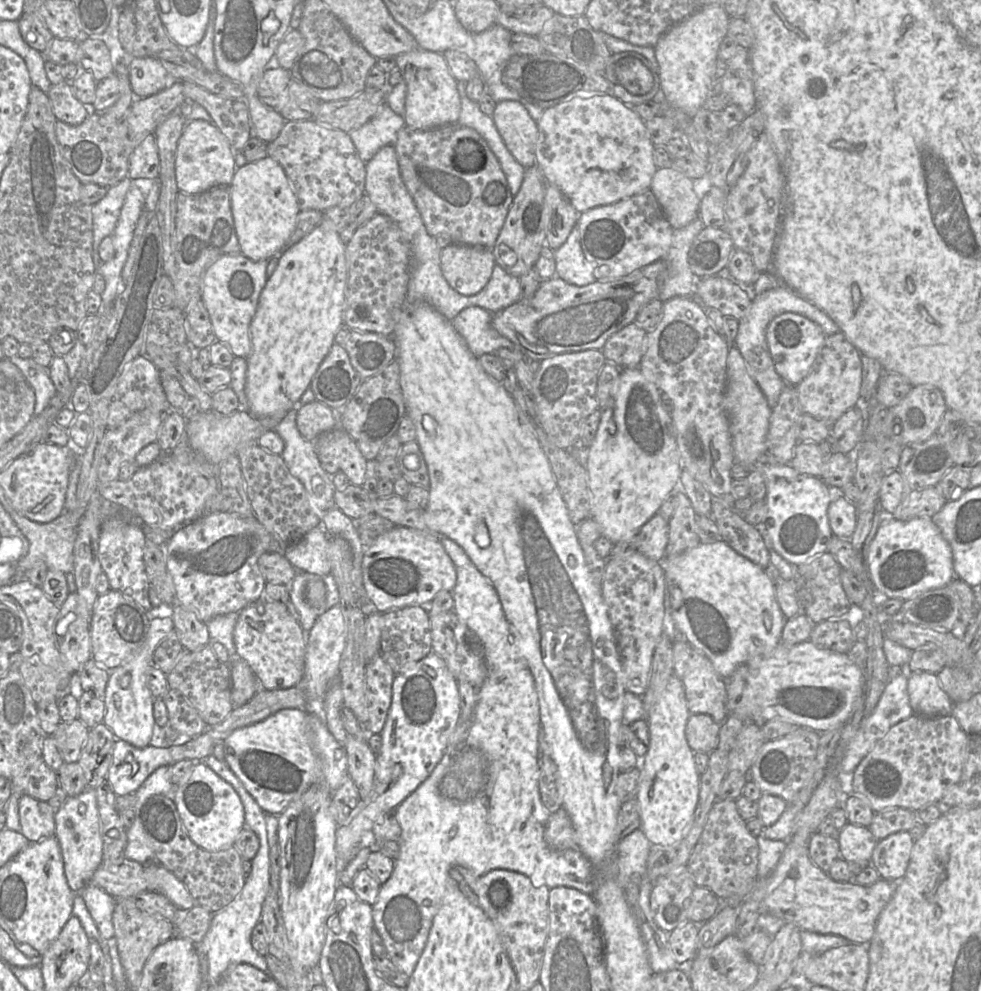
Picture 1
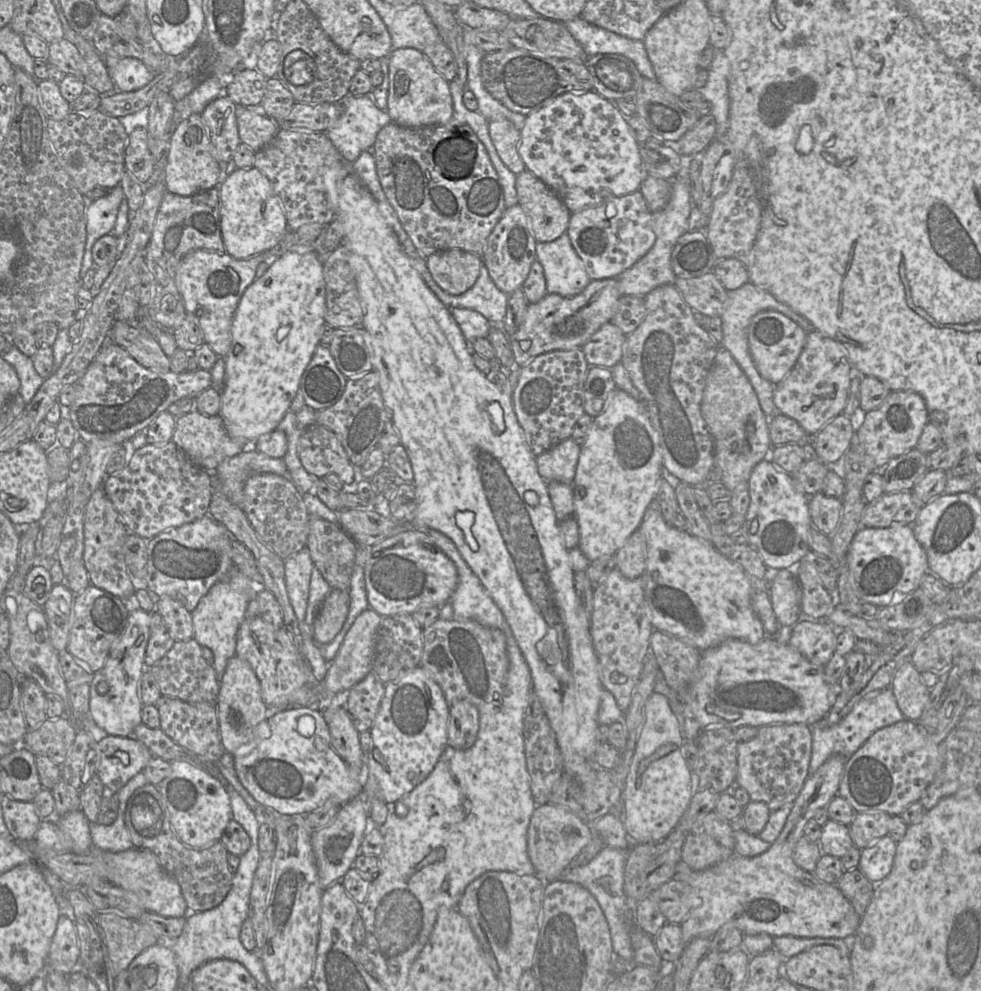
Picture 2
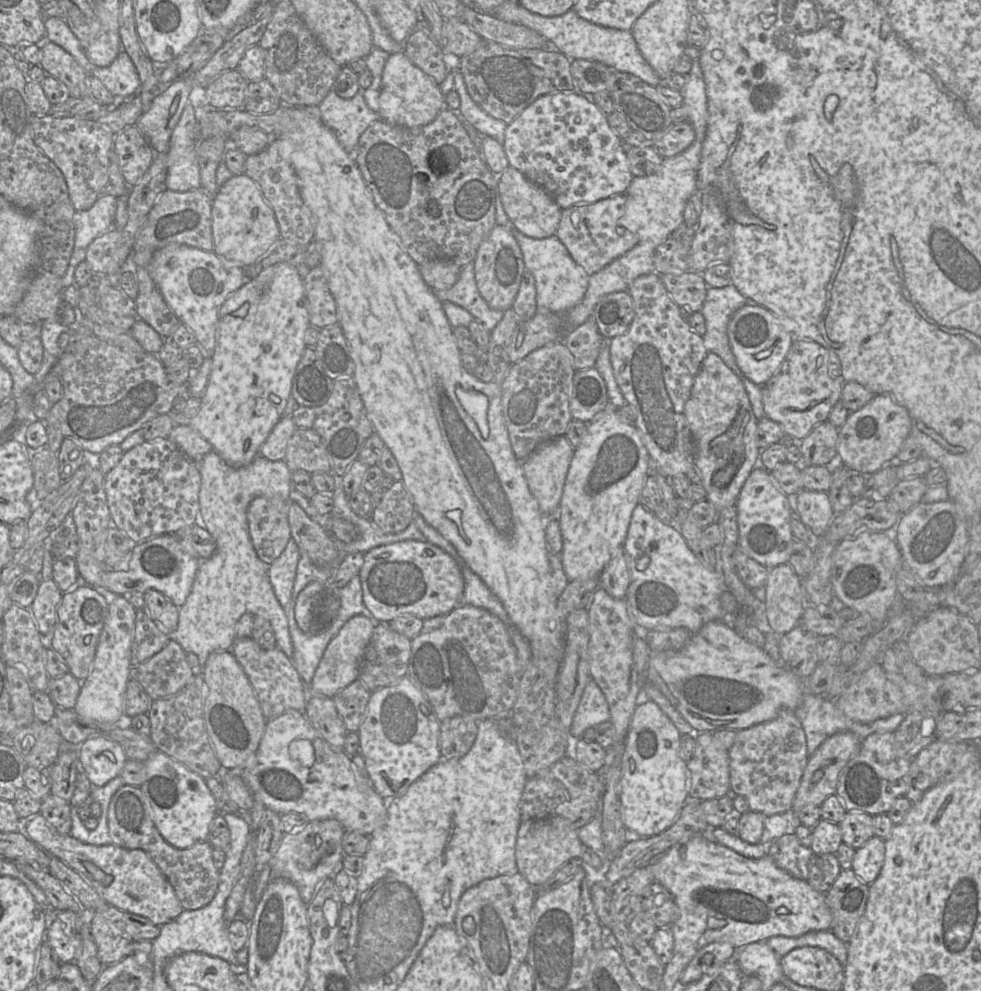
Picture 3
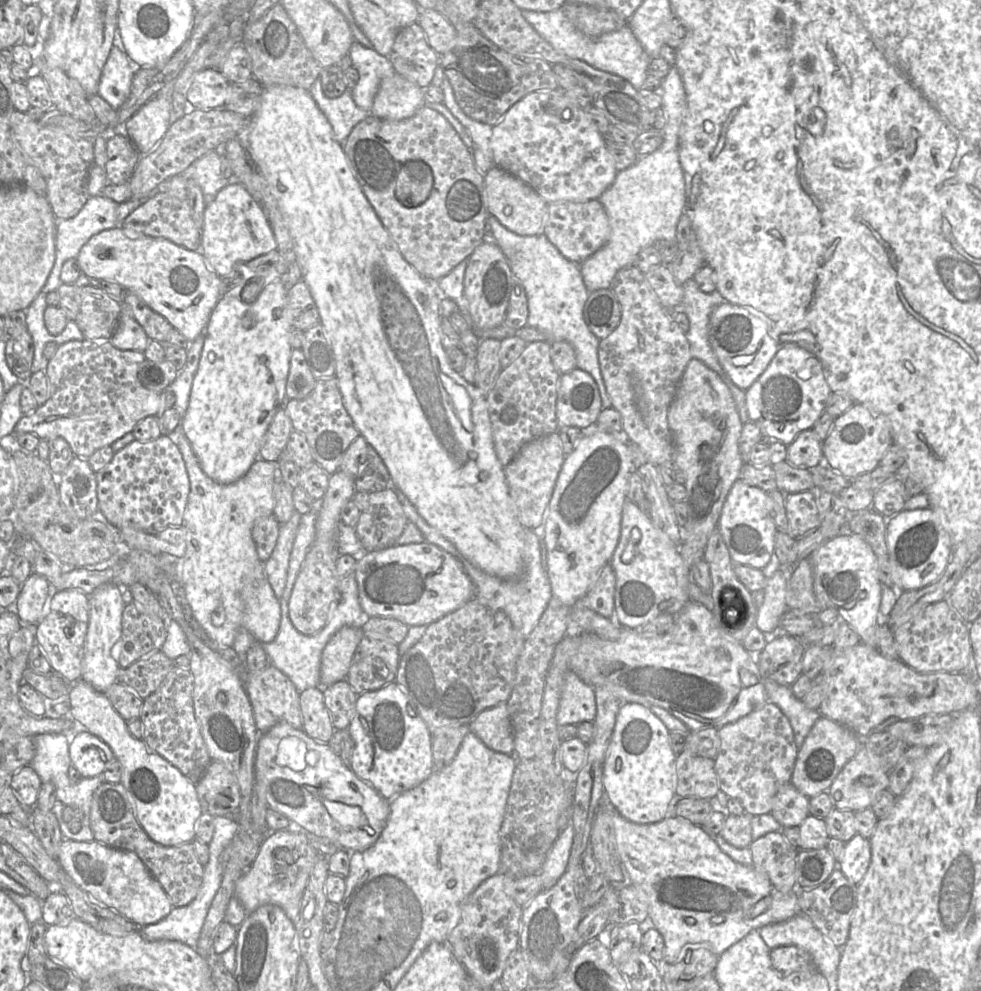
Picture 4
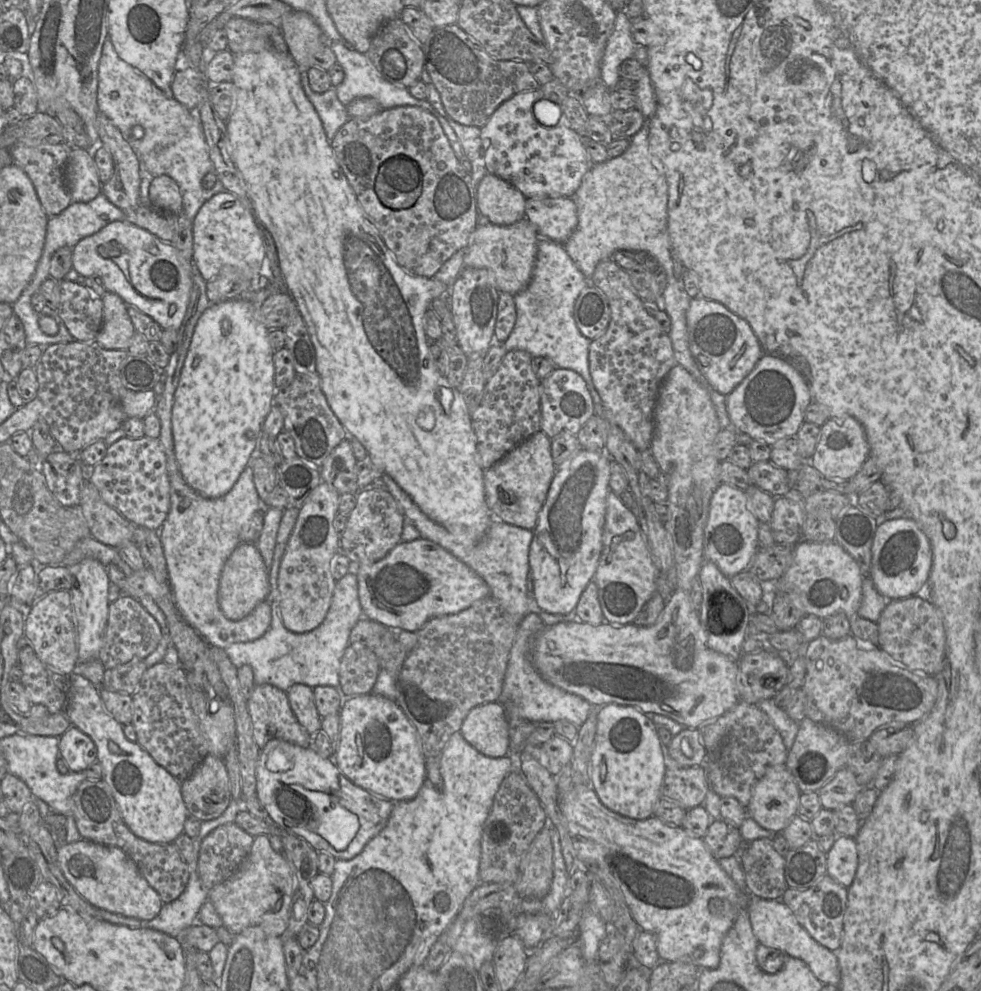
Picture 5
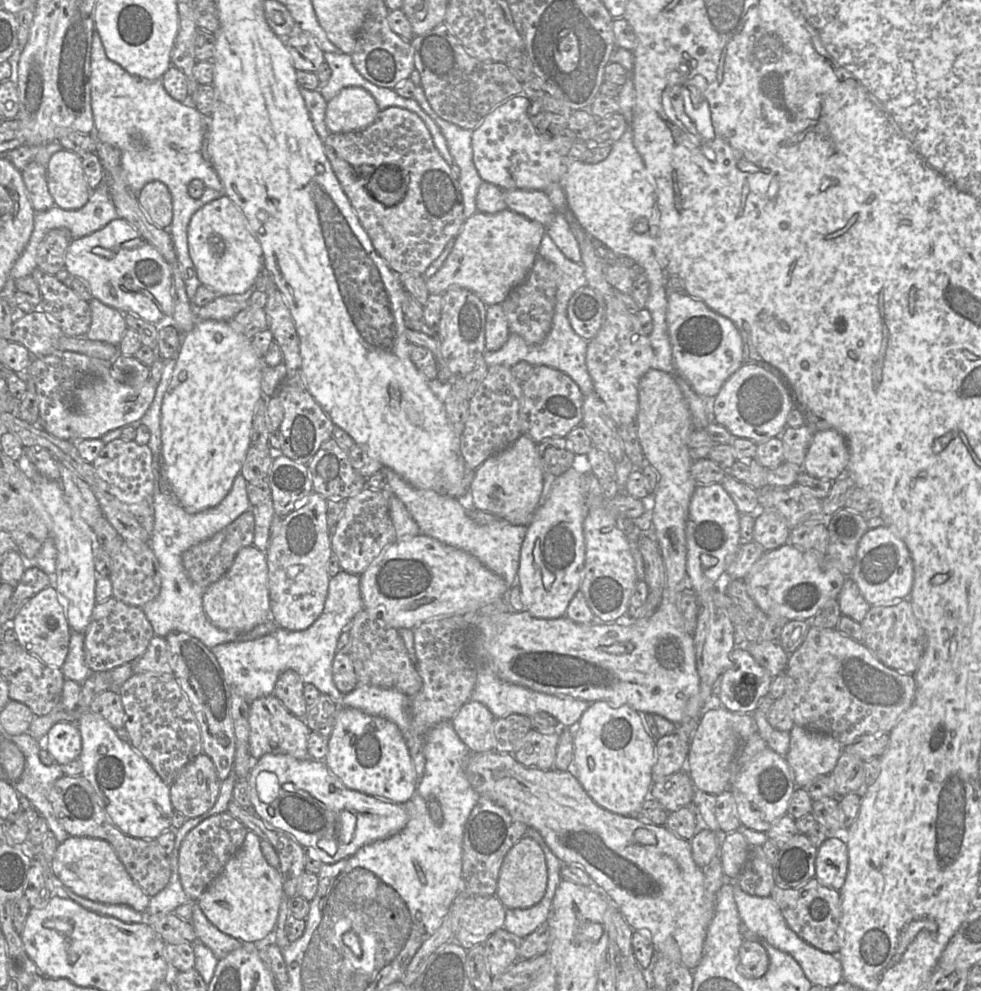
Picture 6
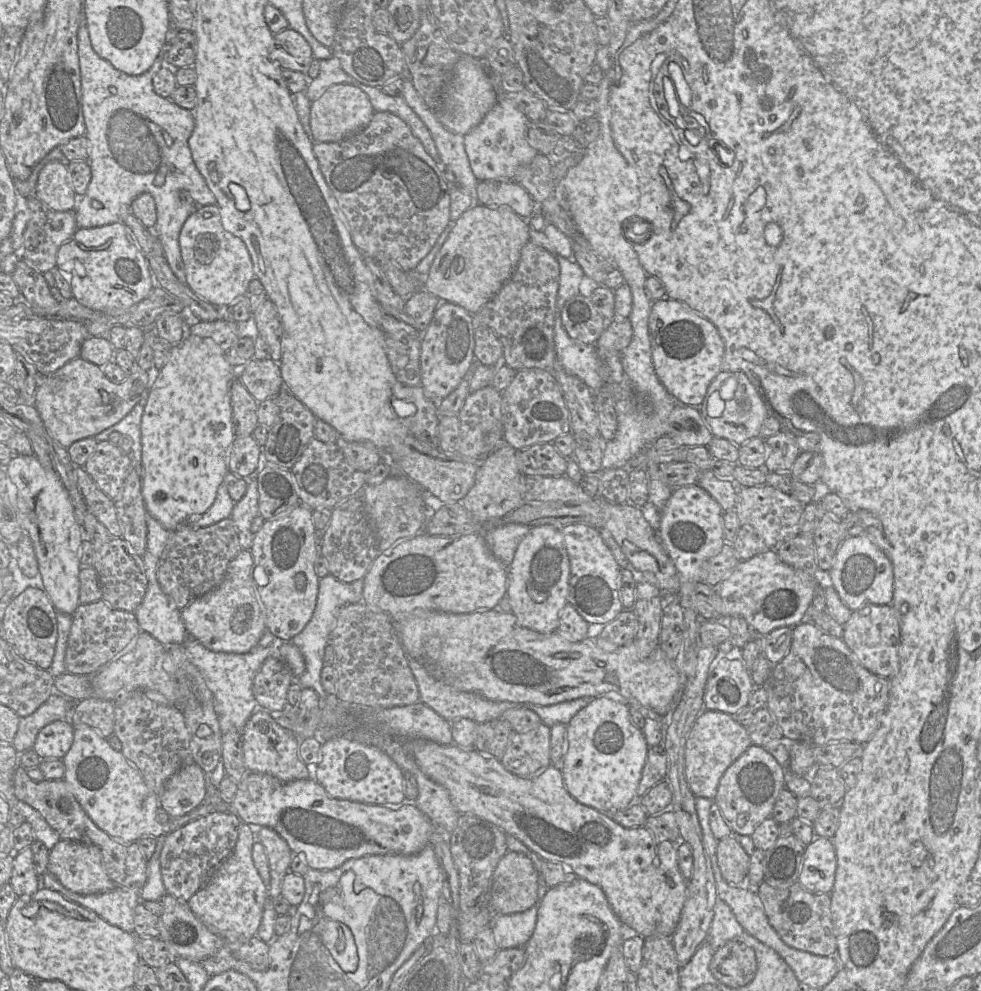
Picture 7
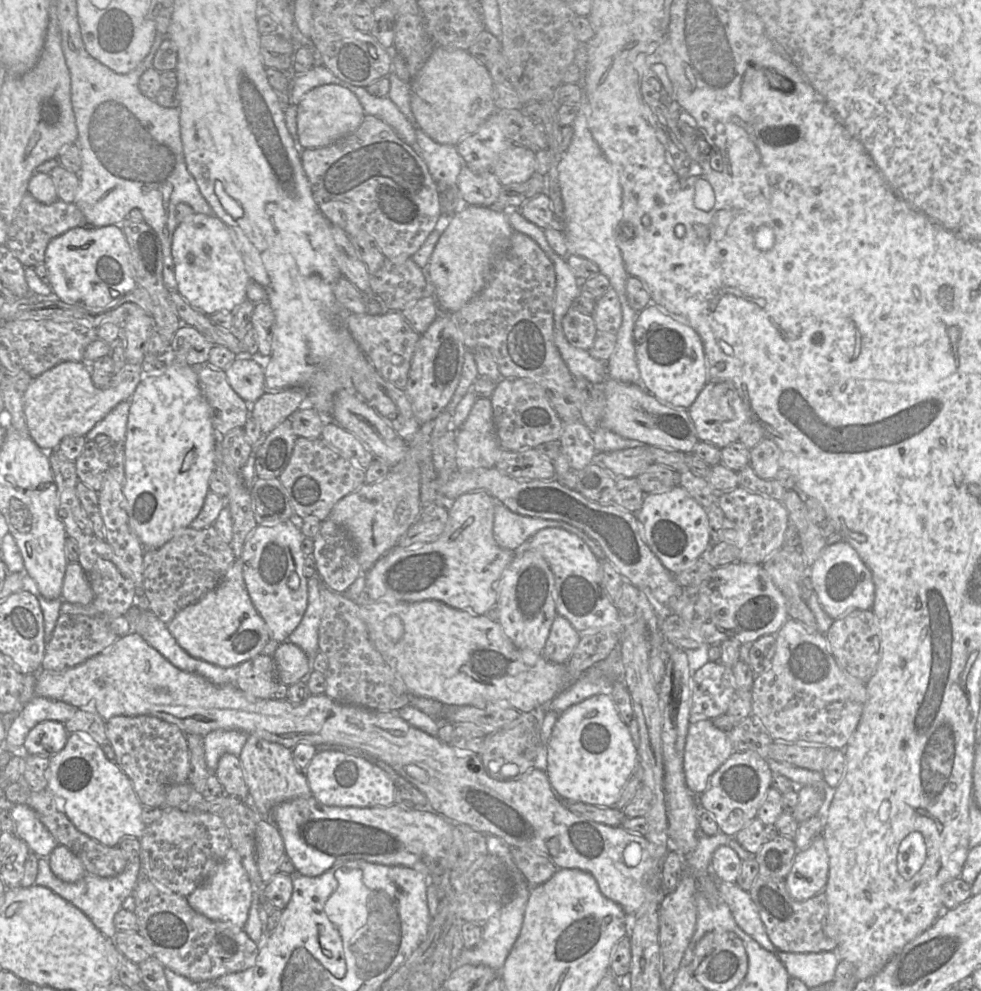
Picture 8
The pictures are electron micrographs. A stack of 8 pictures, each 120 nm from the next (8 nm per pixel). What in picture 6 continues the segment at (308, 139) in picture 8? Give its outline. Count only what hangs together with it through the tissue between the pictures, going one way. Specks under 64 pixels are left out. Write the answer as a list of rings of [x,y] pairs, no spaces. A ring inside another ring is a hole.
[[[346,87],[327,102],[325,123],[330,133],[359,131],[371,125],[379,111],[367,90]]]

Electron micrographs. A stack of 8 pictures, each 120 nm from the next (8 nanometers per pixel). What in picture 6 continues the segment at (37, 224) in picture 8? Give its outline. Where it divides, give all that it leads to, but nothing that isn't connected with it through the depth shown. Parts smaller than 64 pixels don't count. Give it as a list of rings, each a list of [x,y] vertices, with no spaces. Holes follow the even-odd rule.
[[[51,229],[38,246],[37,268],[51,275],[65,268],[66,251],[71,241],[72,237],[67,229]]]

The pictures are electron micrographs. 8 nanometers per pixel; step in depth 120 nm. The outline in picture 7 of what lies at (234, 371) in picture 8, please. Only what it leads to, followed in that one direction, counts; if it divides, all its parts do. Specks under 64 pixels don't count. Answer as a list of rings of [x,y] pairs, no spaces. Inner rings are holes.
[[[253,358],[237,373],[242,384],[258,403],[275,397],[284,387],[279,363],[271,358]]]

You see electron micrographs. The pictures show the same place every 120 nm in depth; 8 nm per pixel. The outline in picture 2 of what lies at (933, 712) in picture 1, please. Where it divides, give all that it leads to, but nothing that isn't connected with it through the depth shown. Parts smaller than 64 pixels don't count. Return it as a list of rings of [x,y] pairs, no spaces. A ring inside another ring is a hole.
[[[910,661],[904,662],[895,672],[890,687],[905,718],[916,721],[930,700],[930,689],[922,682],[920,671]]]

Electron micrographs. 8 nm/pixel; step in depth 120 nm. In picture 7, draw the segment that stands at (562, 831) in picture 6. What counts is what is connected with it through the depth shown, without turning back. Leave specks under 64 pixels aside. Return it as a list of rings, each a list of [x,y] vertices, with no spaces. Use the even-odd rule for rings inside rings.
[[[419,739],[406,744],[421,772],[445,787],[453,806],[460,814],[473,814],[491,822],[507,835],[512,835],[543,860],[569,866],[577,877],[597,885],[604,892],[613,912],[626,927],[642,937],[670,938],[680,920],[686,900],[687,882],[678,867],[679,843],[658,841],[644,826],[625,828],[607,814],[576,801],[567,791],[562,772],[549,766],[538,777],[522,778],[507,771],[500,760],[455,744],[441,745]]]

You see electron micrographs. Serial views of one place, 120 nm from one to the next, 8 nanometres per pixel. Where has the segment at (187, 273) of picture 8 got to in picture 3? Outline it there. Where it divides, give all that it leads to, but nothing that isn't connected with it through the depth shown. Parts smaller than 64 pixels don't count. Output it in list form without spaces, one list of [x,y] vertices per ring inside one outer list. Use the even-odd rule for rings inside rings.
[[[244,173],[233,175],[218,187],[211,207],[211,233],[212,251],[224,261],[240,267],[257,262],[280,239],[272,208],[258,185]]]

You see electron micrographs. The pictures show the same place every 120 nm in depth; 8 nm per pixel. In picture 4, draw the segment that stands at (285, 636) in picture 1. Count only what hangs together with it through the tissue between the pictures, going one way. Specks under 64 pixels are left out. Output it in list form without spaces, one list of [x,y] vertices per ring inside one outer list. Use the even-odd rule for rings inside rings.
[[[272,664],[257,671],[247,671],[245,688],[252,706],[256,727],[260,735],[268,732],[279,722],[286,722],[296,729],[302,729],[300,692],[283,672]]]

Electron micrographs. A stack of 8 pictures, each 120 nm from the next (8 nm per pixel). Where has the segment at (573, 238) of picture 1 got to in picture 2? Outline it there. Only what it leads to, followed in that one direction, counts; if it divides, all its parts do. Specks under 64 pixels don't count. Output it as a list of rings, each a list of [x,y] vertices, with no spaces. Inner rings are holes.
[[[567,232],[553,241],[537,242],[536,259],[544,269],[547,293],[571,297],[582,292],[590,282]]]

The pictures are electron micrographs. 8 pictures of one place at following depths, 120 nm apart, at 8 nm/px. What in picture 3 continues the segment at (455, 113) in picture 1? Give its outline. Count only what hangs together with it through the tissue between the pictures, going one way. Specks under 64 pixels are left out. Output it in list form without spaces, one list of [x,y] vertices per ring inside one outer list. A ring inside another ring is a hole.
[[[403,51],[389,54],[382,74],[378,104],[379,120],[405,127],[426,125],[447,107],[439,85],[415,66]]]

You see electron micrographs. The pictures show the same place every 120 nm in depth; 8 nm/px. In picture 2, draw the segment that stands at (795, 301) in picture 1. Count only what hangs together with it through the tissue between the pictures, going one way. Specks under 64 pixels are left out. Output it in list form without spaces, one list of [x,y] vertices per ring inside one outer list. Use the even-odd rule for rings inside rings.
[[[751,282],[744,284],[738,289],[730,290],[728,292],[728,300],[722,314],[720,315],[723,329],[723,338],[720,346],[730,351],[736,362],[739,364],[739,366],[748,377],[751,385],[753,386],[762,411],[768,417],[772,417],[777,413],[777,409],[773,399],[775,385],[760,375],[752,359],[747,337],[747,329],[751,318],[760,311],[774,310],[793,319],[795,322],[800,324],[807,332],[816,330],[804,316],[794,311],[789,305],[778,300],[770,292],[756,286]]]

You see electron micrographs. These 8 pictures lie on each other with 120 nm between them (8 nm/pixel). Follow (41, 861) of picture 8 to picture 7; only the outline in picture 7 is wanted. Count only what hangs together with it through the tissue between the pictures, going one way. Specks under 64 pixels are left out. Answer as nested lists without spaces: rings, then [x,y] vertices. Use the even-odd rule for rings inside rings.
[[[48,870],[40,876],[39,890],[44,888],[59,892],[126,932],[134,930],[134,909],[142,901],[138,890],[117,886],[107,892],[82,895],[66,889]]]

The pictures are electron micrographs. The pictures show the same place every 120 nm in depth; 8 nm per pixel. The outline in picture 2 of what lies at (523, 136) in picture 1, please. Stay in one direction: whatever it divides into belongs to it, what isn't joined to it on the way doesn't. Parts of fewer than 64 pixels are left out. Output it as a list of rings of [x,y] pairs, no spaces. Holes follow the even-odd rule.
[[[507,119],[490,121],[488,126],[492,143],[506,167],[514,174],[525,170],[526,166],[518,153],[520,130]]]

